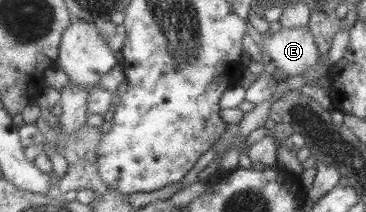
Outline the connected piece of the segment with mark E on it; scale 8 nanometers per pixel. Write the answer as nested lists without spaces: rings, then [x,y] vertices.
[[[307,26],[304,29],[281,28],[276,33],[268,32],[268,34],[271,34],[269,38],[265,38],[265,35],[262,34],[263,37],[256,41],[256,45],[260,45],[268,55],[266,61],[274,62],[277,76],[300,75],[319,64],[320,53]]]

